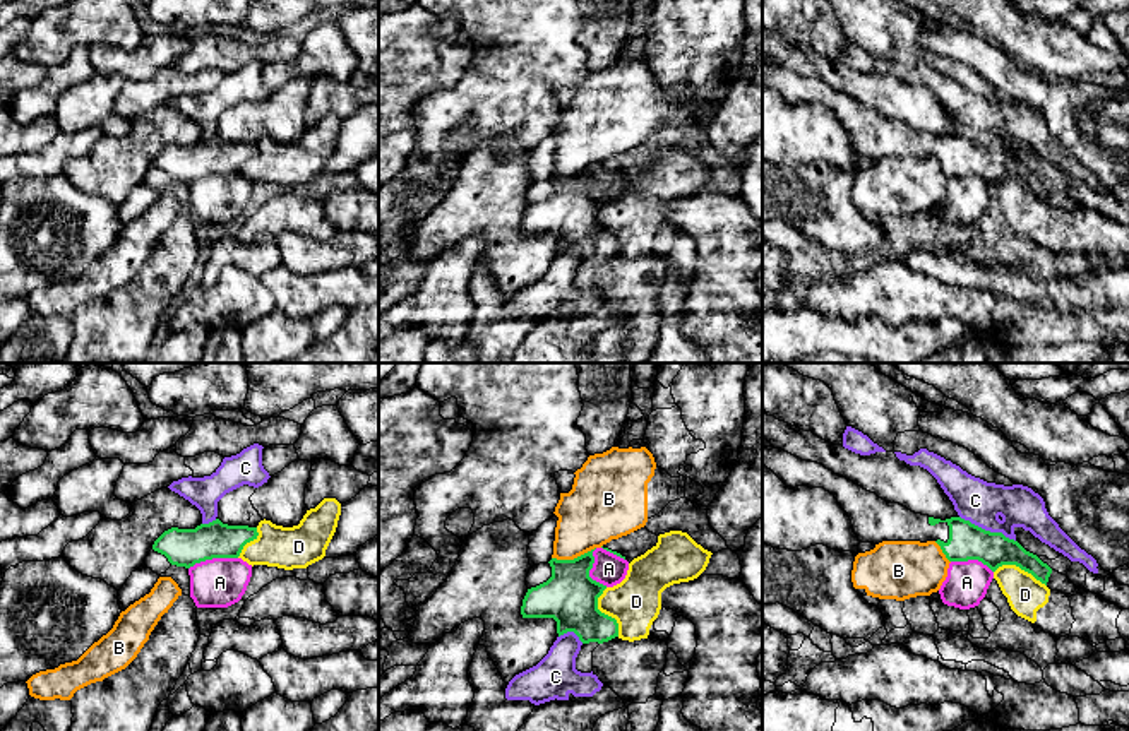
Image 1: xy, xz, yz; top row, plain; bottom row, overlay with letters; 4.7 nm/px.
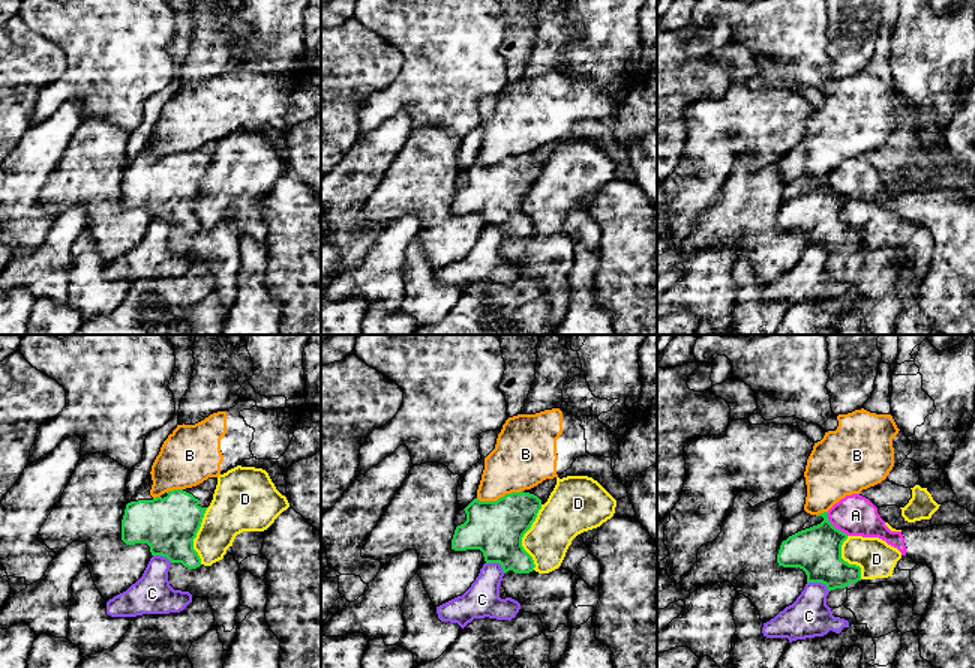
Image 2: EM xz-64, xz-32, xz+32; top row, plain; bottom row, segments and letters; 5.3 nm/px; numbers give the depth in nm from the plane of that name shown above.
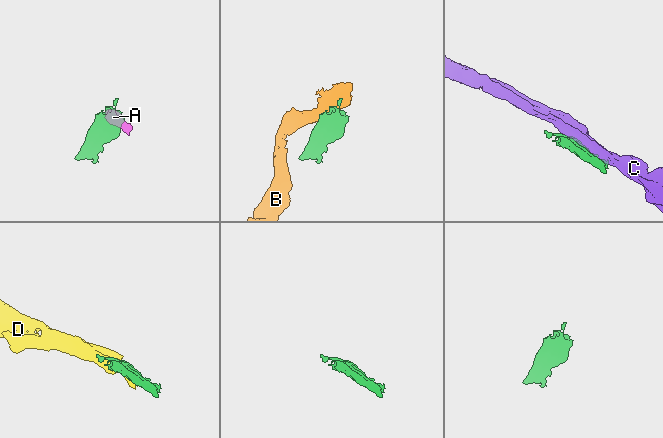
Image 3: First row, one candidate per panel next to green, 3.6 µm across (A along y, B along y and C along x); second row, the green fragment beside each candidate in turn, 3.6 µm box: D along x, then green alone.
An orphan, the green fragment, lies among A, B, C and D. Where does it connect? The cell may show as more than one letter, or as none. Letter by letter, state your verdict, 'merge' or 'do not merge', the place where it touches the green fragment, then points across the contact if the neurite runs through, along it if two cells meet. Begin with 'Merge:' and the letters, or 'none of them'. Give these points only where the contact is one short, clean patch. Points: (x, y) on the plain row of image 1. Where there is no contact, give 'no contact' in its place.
Merge: none of them
A: do not merge; meets green in xy at (213, 173); border along xy (237, 173), (213, 173), (196, 178), (189, 185)
B: do not merge; meets green in xz at (574, 175); border along xz (595, 163), (573, 175), (552, 175)
C: do not merge; meets green in yz at (987, 148)
D: do not merge; meets green in xz at (603, 230)

